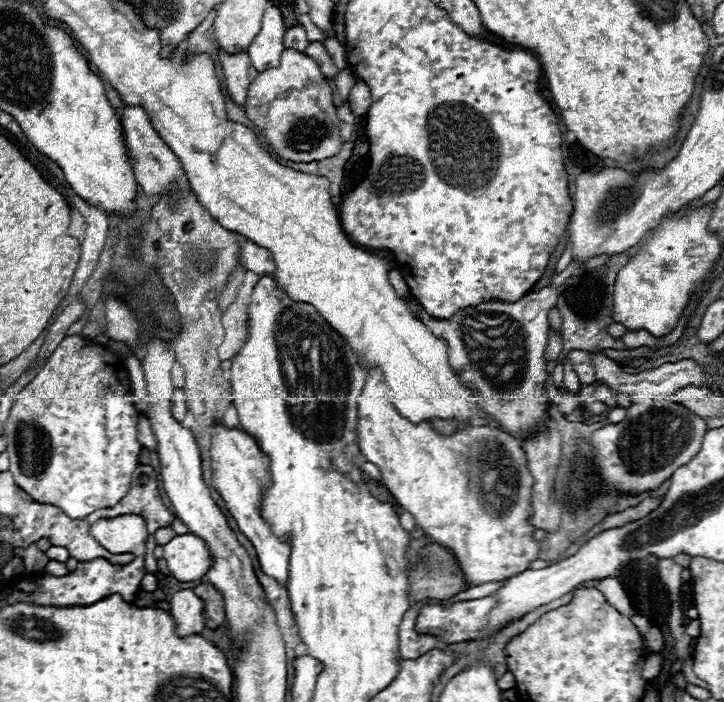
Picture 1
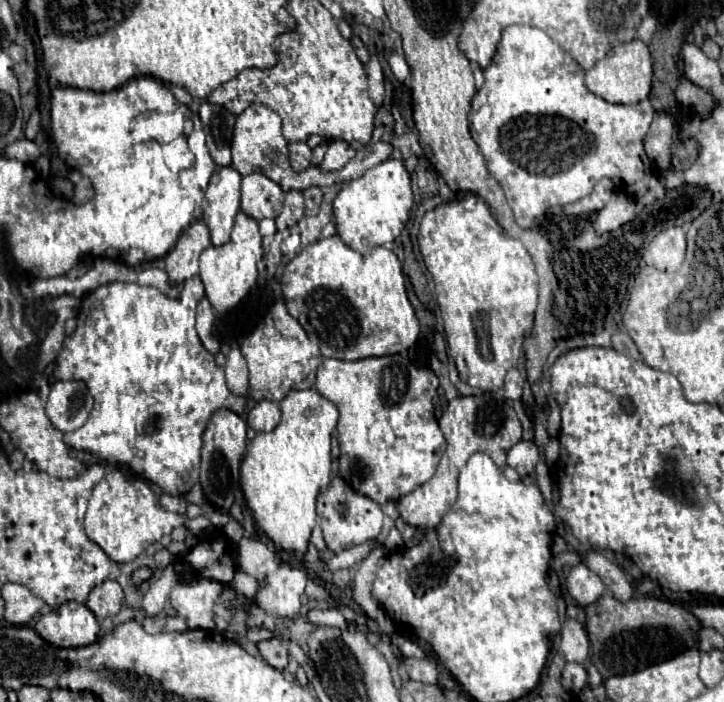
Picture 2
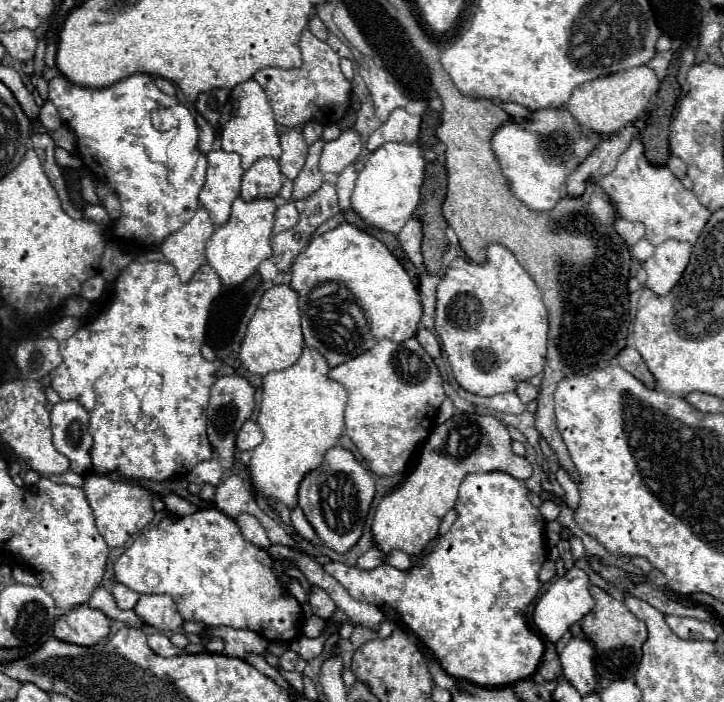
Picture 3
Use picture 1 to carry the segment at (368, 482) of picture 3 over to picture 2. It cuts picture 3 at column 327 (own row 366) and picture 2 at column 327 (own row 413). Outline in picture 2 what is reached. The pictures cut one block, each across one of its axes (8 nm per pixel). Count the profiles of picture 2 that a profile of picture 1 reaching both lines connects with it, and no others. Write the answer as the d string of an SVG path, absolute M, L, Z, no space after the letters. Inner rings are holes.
M334 476L326 490L318 496L318 524L322 526L324 540L330 552L340 552L356 544L374 540L382 530L382 510L380 506L364 494L358 494L342 476Z

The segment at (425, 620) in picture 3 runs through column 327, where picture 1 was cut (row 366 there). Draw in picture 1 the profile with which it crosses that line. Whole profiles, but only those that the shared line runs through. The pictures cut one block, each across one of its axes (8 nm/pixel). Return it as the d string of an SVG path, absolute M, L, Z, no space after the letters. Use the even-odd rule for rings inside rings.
M564 362L564 380L562 380L562 386L566 390L574 390L574 392L580 392L582 390L582 382L578 380L576 372L572 370L570 362Z

